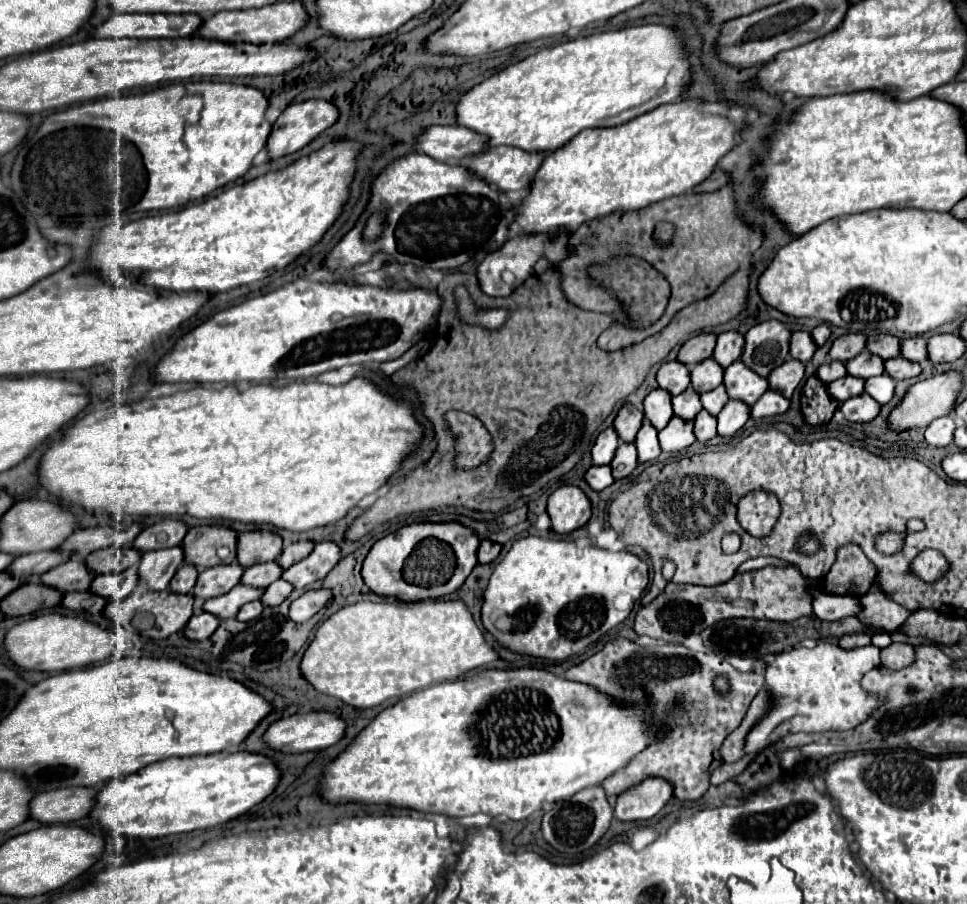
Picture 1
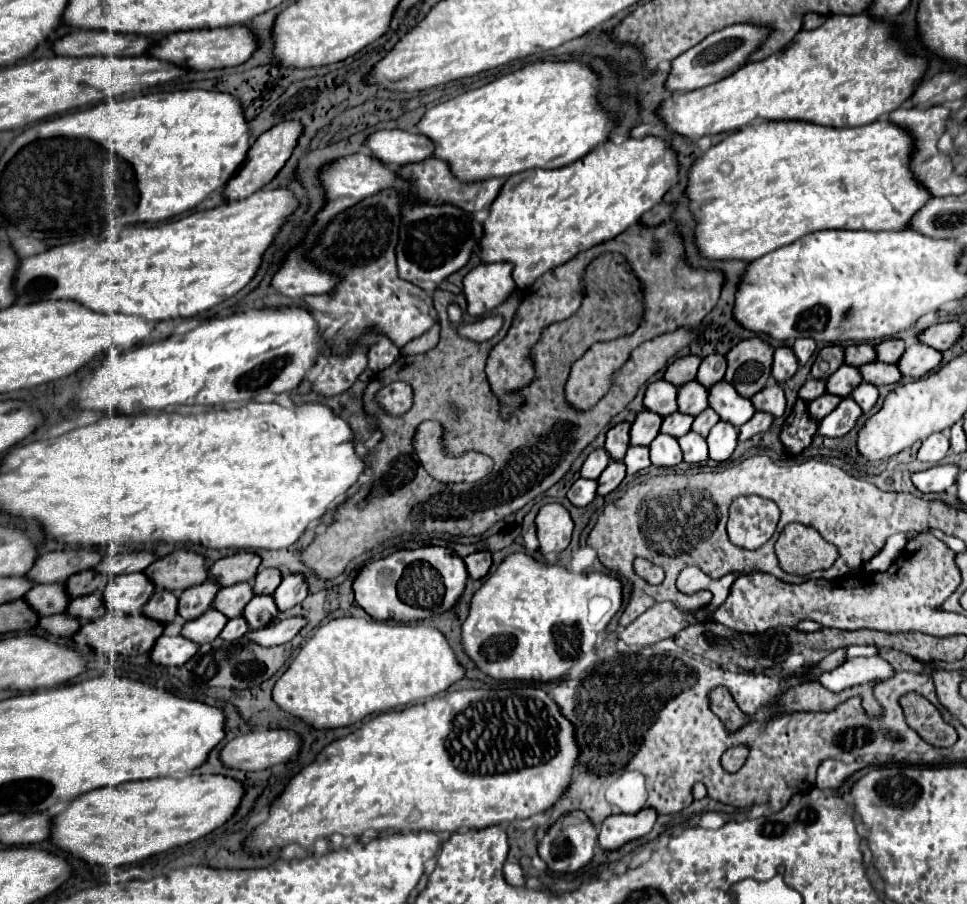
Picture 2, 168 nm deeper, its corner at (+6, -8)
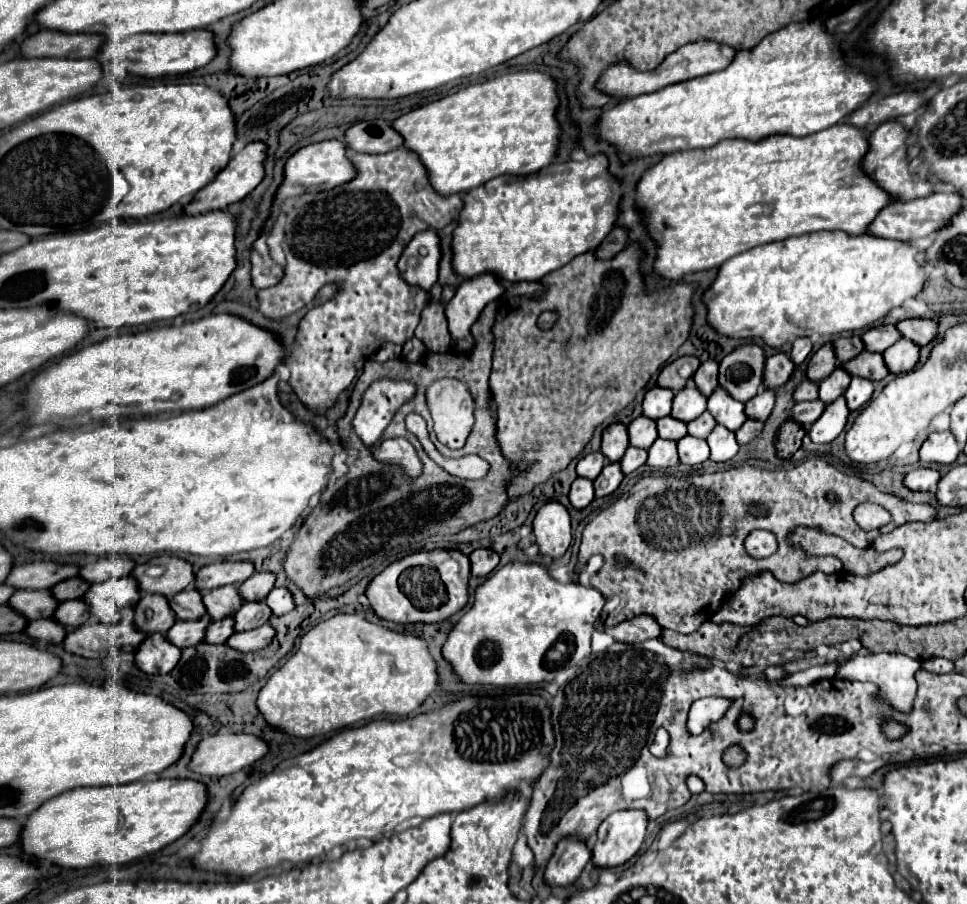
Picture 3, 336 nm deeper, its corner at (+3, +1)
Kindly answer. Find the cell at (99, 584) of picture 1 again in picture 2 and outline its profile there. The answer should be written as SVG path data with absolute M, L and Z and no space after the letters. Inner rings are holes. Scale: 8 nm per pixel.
M93 592L93 594L87 594L87 596L79 596L79 598L73 598L69 602L69 608L67 612L71 616L77 616L81 618L83 622L89 622L89 620L95 620L95 618L101 618L107 608L103 604L103 598L99 592Z

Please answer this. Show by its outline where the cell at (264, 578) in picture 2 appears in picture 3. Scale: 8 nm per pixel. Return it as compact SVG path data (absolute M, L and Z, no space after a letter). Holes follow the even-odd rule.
M254 573L250 579L238 585L238 593L242 601L264 601L264 597L274 589L274 575L272 573Z

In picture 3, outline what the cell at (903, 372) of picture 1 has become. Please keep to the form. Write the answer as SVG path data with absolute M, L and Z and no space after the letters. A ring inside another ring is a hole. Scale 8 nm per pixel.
M862 351L854 359L842 363L842 367L852 375L852 377L864 377L870 381L880 381L888 375L888 369L884 367L882 355L880 353L868 353Z

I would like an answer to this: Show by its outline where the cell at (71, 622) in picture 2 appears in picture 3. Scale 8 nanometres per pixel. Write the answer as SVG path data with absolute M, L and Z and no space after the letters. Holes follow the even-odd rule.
M38 619L26 625L26 635L30 639L40 639L50 645L60 645L66 637L66 629L60 627L60 623L56 623L54 619Z

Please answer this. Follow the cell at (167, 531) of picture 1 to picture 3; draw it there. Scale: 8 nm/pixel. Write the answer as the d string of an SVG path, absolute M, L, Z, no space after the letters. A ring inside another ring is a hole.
M100 557L94 563L88 563L86 567L80 569L78 577L82 577L88 583L102 583L108 579L120 579L130 575L134 563L128 557Z

